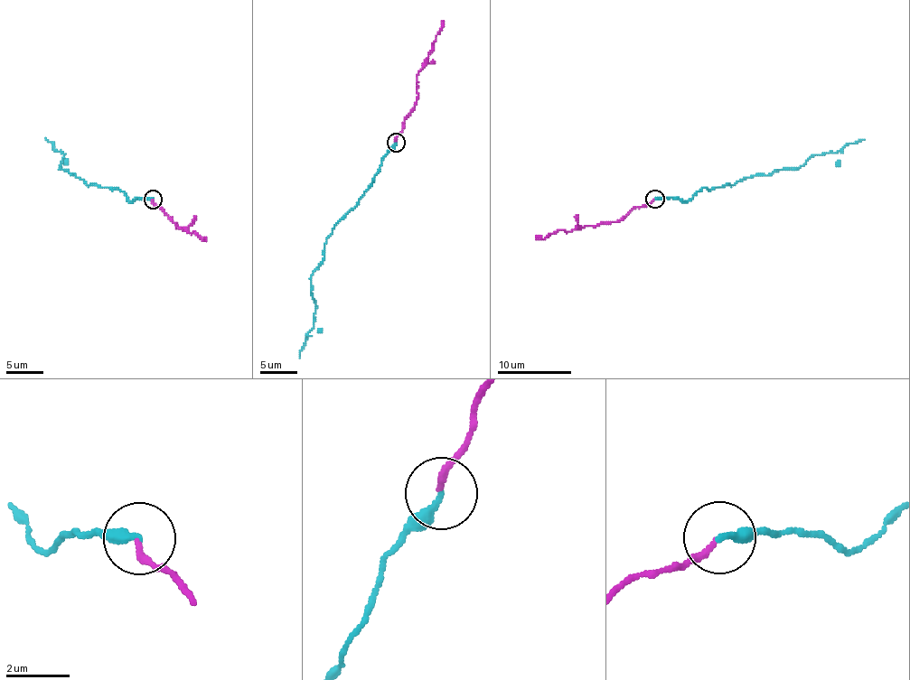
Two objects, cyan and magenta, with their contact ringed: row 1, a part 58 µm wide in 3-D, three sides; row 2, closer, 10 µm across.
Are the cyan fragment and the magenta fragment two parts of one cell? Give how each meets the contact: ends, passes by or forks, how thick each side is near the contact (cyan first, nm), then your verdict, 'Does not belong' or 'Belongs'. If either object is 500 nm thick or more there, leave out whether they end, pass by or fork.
At the ring cyan ends. At the ring magenta ends. Thickness 280 nm (cyan) against 200 nm. Belongs

